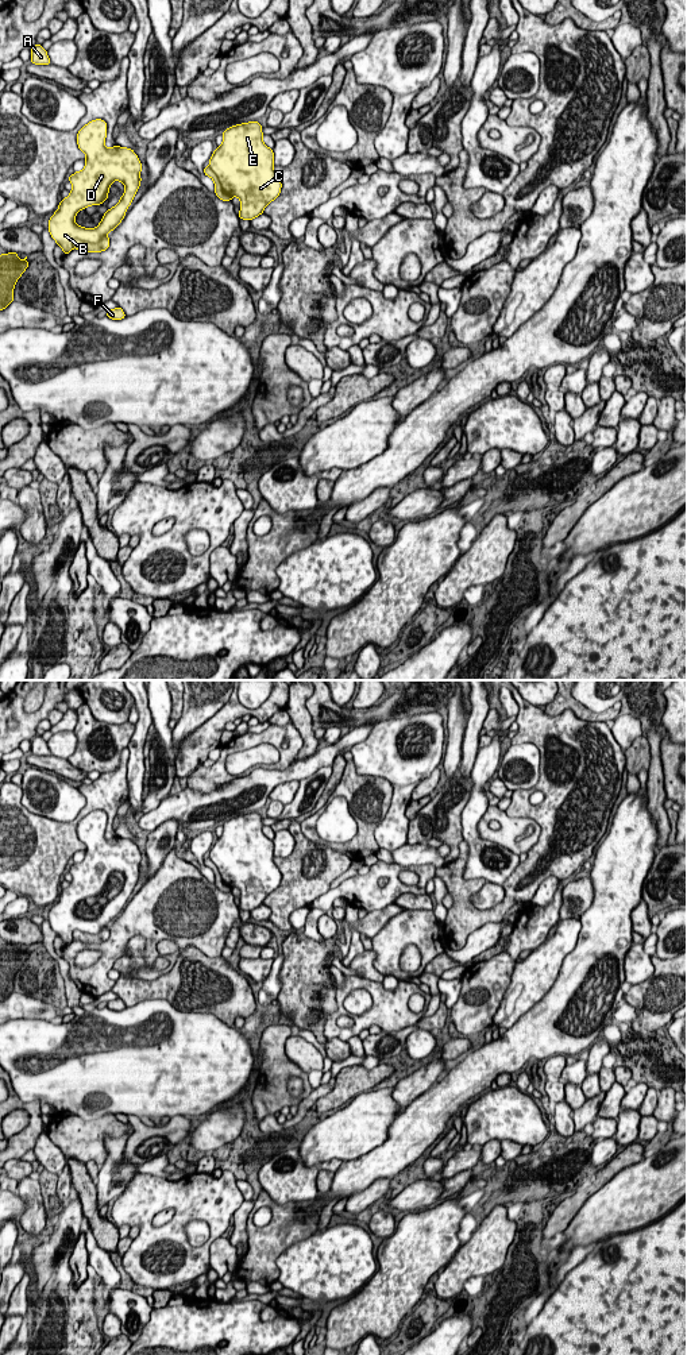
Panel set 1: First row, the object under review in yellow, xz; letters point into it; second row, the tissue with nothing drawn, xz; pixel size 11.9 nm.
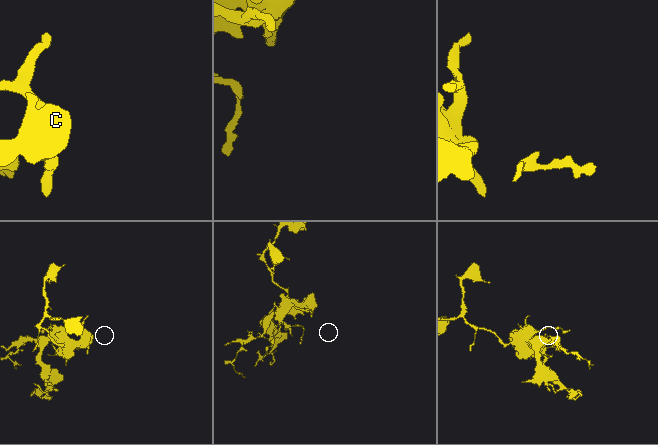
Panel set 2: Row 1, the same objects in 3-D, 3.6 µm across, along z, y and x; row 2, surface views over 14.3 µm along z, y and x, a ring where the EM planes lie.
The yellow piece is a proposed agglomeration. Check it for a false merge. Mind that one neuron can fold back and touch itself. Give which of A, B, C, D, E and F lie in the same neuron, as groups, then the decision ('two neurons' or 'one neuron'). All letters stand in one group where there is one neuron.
A B C D E F; one neuron

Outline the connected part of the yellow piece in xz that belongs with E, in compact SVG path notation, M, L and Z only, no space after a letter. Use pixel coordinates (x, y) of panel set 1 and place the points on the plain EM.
M258 812L232 817L223 823L223 834L213 842L204 865L215 873L223 892L240 891L239 910L252 911L275 891L282 875L274 862L274 844L262 831Z

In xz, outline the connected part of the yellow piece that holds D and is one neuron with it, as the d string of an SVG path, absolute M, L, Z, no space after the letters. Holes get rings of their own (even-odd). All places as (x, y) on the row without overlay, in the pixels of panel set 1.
M96 810L85 815L77 825L77 835L85 844L85 858L69 869L70 885L62 889L58 902L49 911L51 929L65 946L73 939L84 943L101 943L109 938L107 924L113 922L132 893L140 877L142 854L132 839L105 838L107 814ZM113 872L124 875L120 892L108 900L96 919L76 915L76 906L90 896L107 892Z

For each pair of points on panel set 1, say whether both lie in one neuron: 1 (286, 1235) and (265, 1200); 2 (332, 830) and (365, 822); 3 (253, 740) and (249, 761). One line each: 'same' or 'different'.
1: same
2: different
3: different

